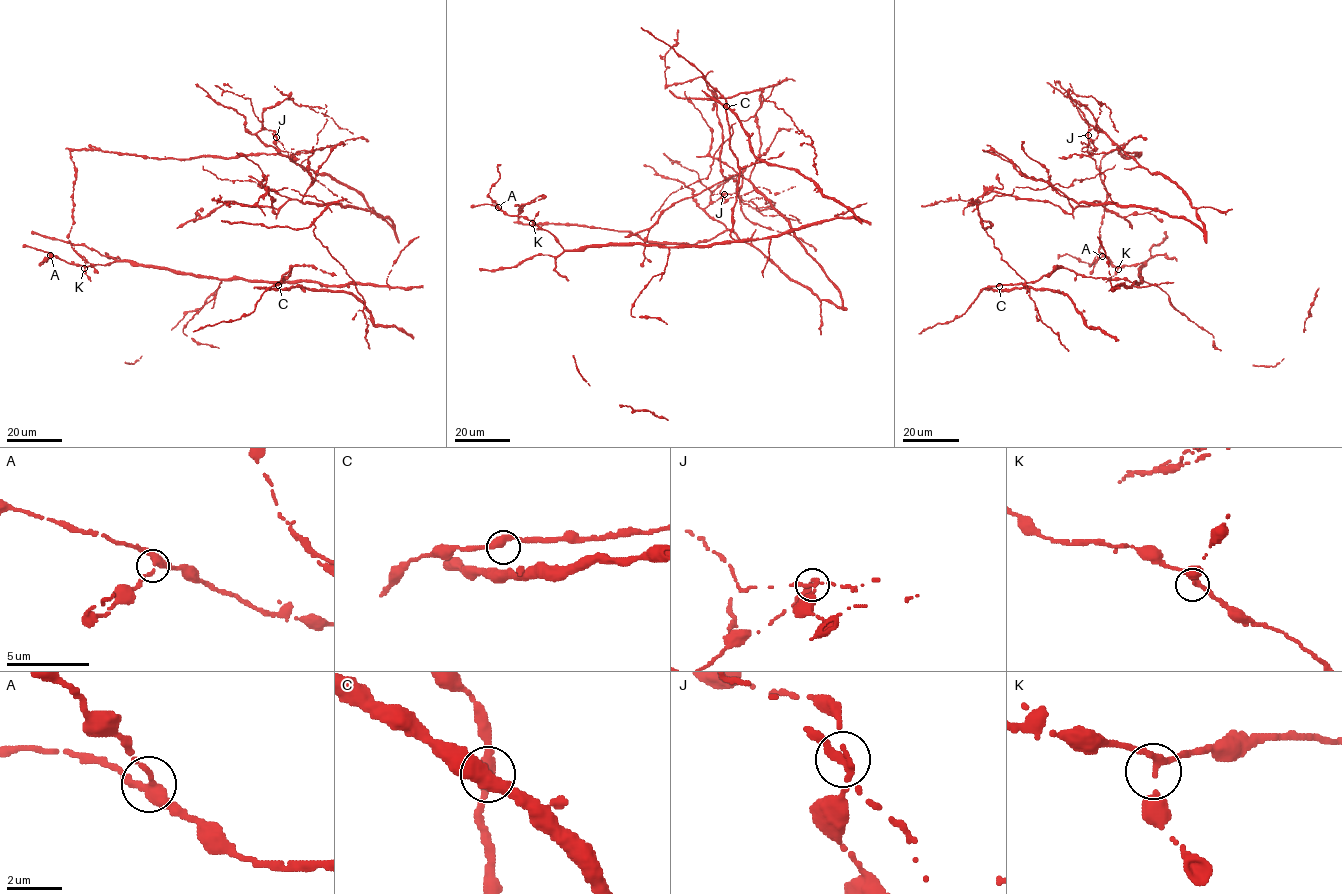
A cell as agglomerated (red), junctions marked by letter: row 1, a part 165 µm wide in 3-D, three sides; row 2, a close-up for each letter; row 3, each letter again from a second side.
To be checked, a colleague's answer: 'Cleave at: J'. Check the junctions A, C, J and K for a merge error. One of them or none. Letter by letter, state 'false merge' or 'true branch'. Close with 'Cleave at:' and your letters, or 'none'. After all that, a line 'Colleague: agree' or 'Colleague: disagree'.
A: true branch
C: true branch
J: false merge
K: true branch
Cleave at: J
Colleague: agree

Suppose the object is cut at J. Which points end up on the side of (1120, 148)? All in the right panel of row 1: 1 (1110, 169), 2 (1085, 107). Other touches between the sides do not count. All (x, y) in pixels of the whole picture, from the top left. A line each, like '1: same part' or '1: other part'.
1: same part
2: same part

